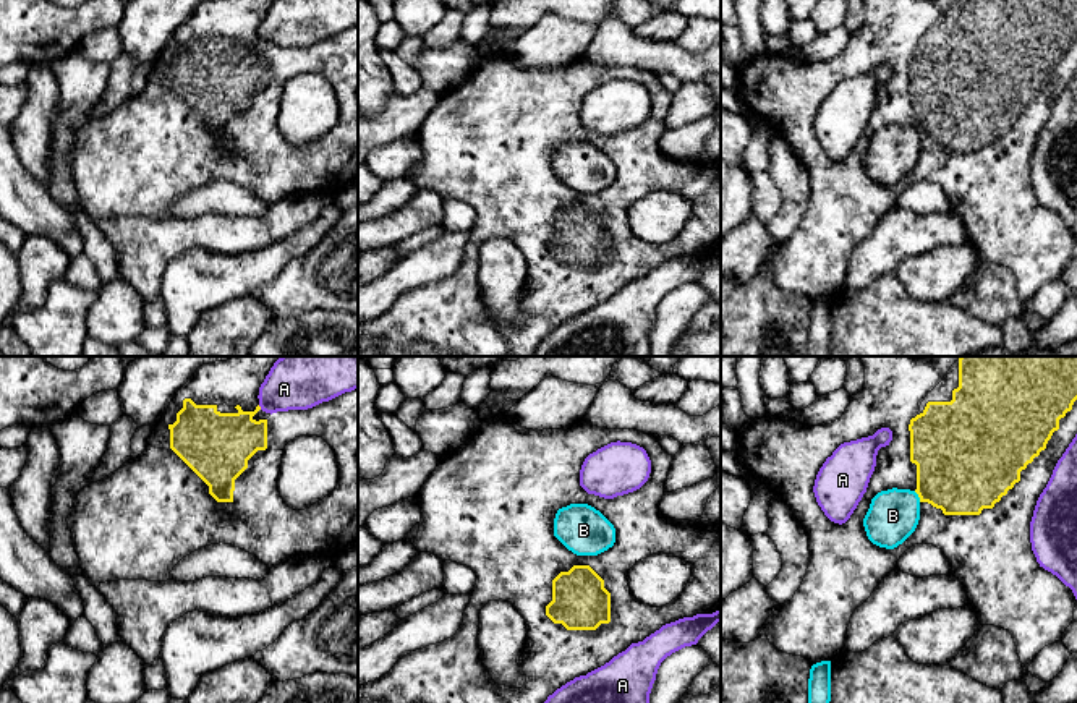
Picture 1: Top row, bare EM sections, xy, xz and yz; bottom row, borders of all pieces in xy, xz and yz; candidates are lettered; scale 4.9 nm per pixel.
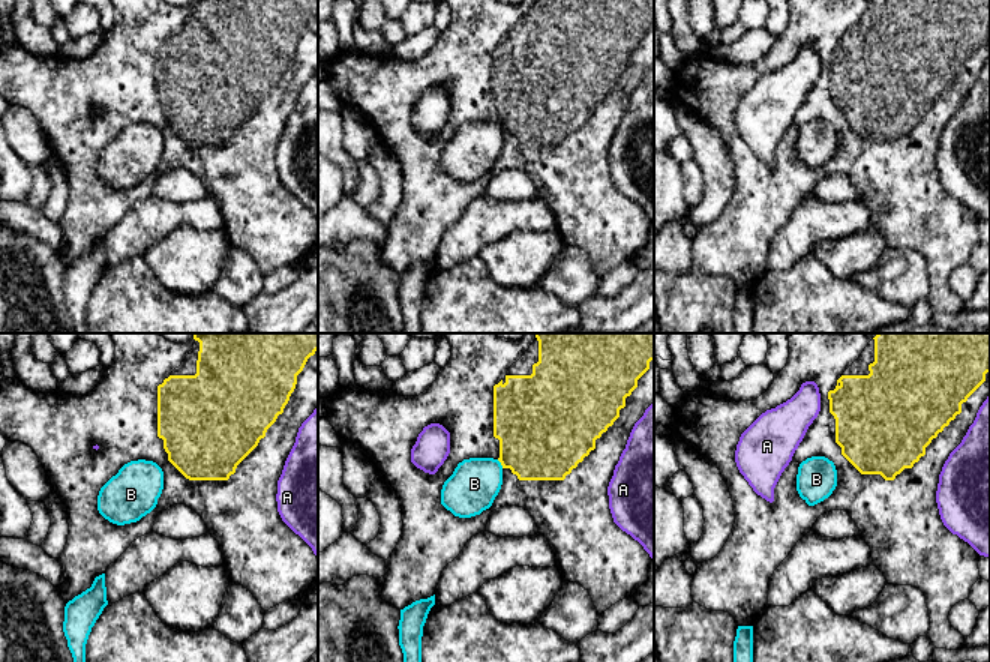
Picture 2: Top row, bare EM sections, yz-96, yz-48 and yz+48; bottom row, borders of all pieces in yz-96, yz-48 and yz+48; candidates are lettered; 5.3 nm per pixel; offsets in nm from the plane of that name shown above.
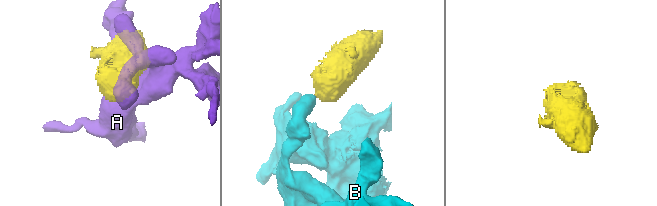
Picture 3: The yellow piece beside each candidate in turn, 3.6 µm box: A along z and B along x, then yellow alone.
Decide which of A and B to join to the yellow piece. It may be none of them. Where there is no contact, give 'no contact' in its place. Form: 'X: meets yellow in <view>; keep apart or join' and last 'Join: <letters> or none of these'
A: meets yellow in xy; keep apart
B: meets yellow in yz; keep apart
Join: none of these

